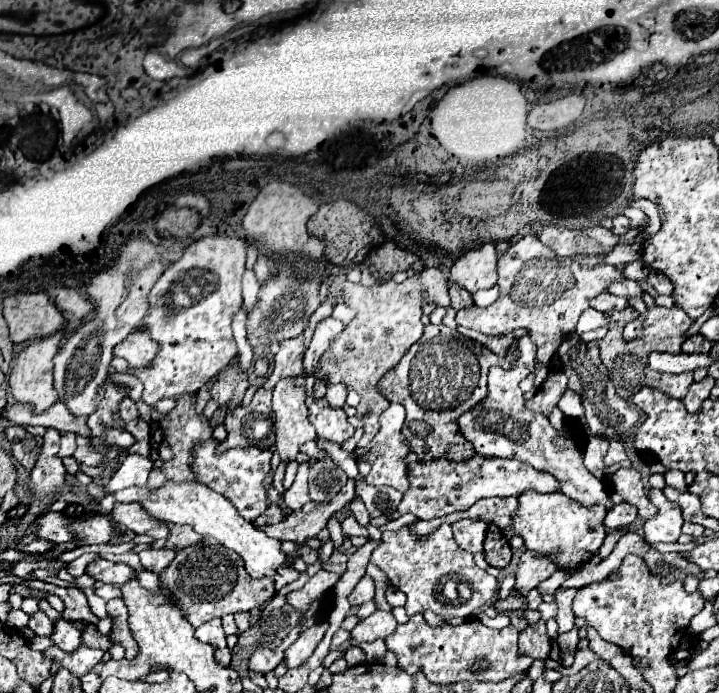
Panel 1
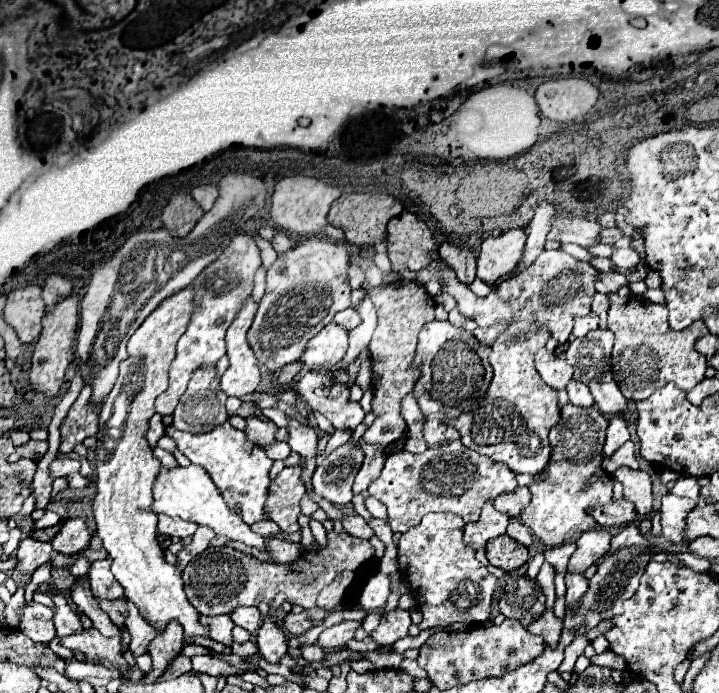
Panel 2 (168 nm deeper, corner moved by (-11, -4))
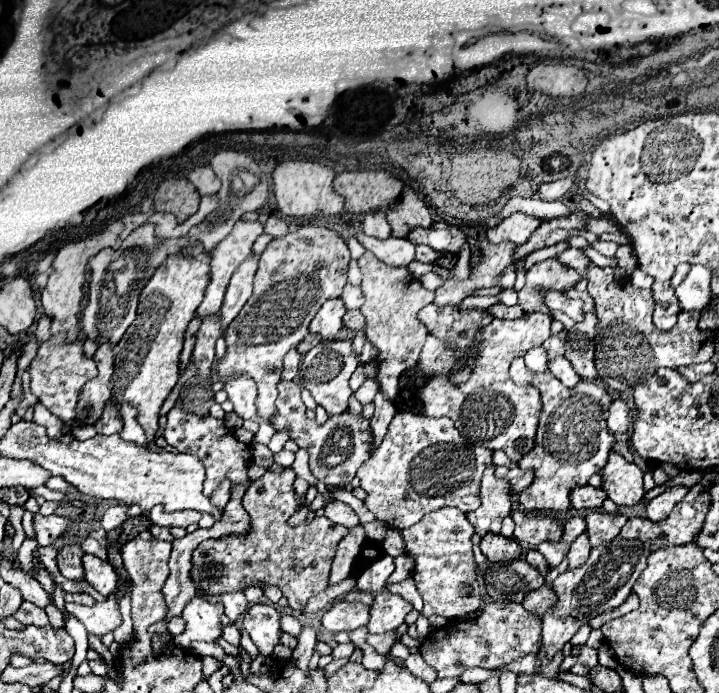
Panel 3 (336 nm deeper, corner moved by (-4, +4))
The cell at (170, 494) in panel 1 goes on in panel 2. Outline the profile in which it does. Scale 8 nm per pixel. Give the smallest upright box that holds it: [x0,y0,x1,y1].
[151,464,265,552]

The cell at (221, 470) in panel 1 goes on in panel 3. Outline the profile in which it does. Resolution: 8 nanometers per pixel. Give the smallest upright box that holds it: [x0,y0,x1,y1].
[164,408,250,496]

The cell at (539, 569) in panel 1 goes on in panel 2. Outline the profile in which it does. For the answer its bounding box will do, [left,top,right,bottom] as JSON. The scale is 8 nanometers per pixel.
[567,530,611,574]

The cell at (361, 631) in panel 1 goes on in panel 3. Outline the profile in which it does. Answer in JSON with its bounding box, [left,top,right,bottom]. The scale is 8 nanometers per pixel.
[368,590,412,634]

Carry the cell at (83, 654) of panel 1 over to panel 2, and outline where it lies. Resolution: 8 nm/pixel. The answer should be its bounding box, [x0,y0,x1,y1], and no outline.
[61,628,127,668]

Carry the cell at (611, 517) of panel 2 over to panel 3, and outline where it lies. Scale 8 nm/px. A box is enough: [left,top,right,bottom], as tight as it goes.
[570,484,606,510]

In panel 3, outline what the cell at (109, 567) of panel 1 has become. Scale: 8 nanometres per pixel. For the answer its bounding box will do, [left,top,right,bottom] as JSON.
[82,554,116,596]

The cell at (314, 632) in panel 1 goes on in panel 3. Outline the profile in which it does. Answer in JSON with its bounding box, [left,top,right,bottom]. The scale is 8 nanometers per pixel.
[322,602,370,632]

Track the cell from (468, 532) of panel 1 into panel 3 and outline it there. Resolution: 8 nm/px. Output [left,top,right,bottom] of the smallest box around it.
[466,466,512,536]

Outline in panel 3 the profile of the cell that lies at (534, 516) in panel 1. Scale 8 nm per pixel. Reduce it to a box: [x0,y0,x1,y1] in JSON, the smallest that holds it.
[510,358,616,512]

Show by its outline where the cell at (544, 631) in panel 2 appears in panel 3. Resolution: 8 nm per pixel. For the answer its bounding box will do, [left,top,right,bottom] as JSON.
[524,586,556,616]

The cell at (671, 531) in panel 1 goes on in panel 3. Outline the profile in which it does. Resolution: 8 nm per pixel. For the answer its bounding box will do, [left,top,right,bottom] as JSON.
[646,486,688,520]

